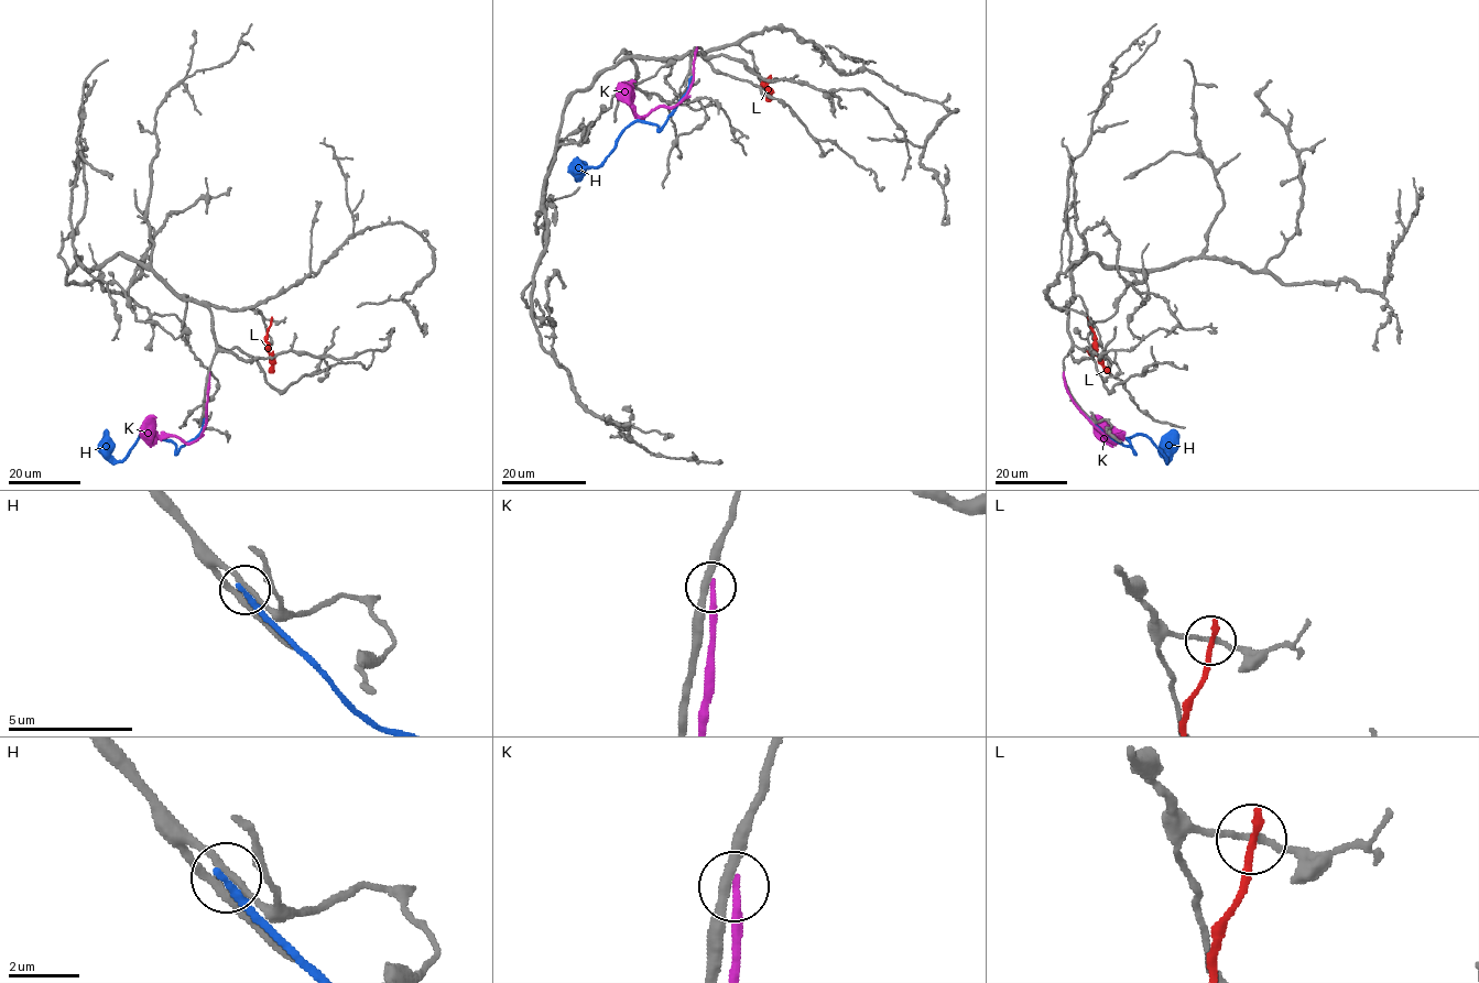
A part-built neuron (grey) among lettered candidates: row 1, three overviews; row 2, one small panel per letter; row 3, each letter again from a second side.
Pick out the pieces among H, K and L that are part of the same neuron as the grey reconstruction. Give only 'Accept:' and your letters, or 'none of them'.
Accept: none of them

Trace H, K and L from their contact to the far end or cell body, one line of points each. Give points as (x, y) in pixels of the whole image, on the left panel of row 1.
H: (204, 418), (202, 432), (177, 450), (172, 441), (141, 435), (118, 461), (110, 455), (106, 429)
K: (208, 373), (205, 427), (192, 441), (184, 443), (172, 436), (154, 437), (155, 417)
L: (271, 320), (265, 349), (272, 364), (270, 372)

